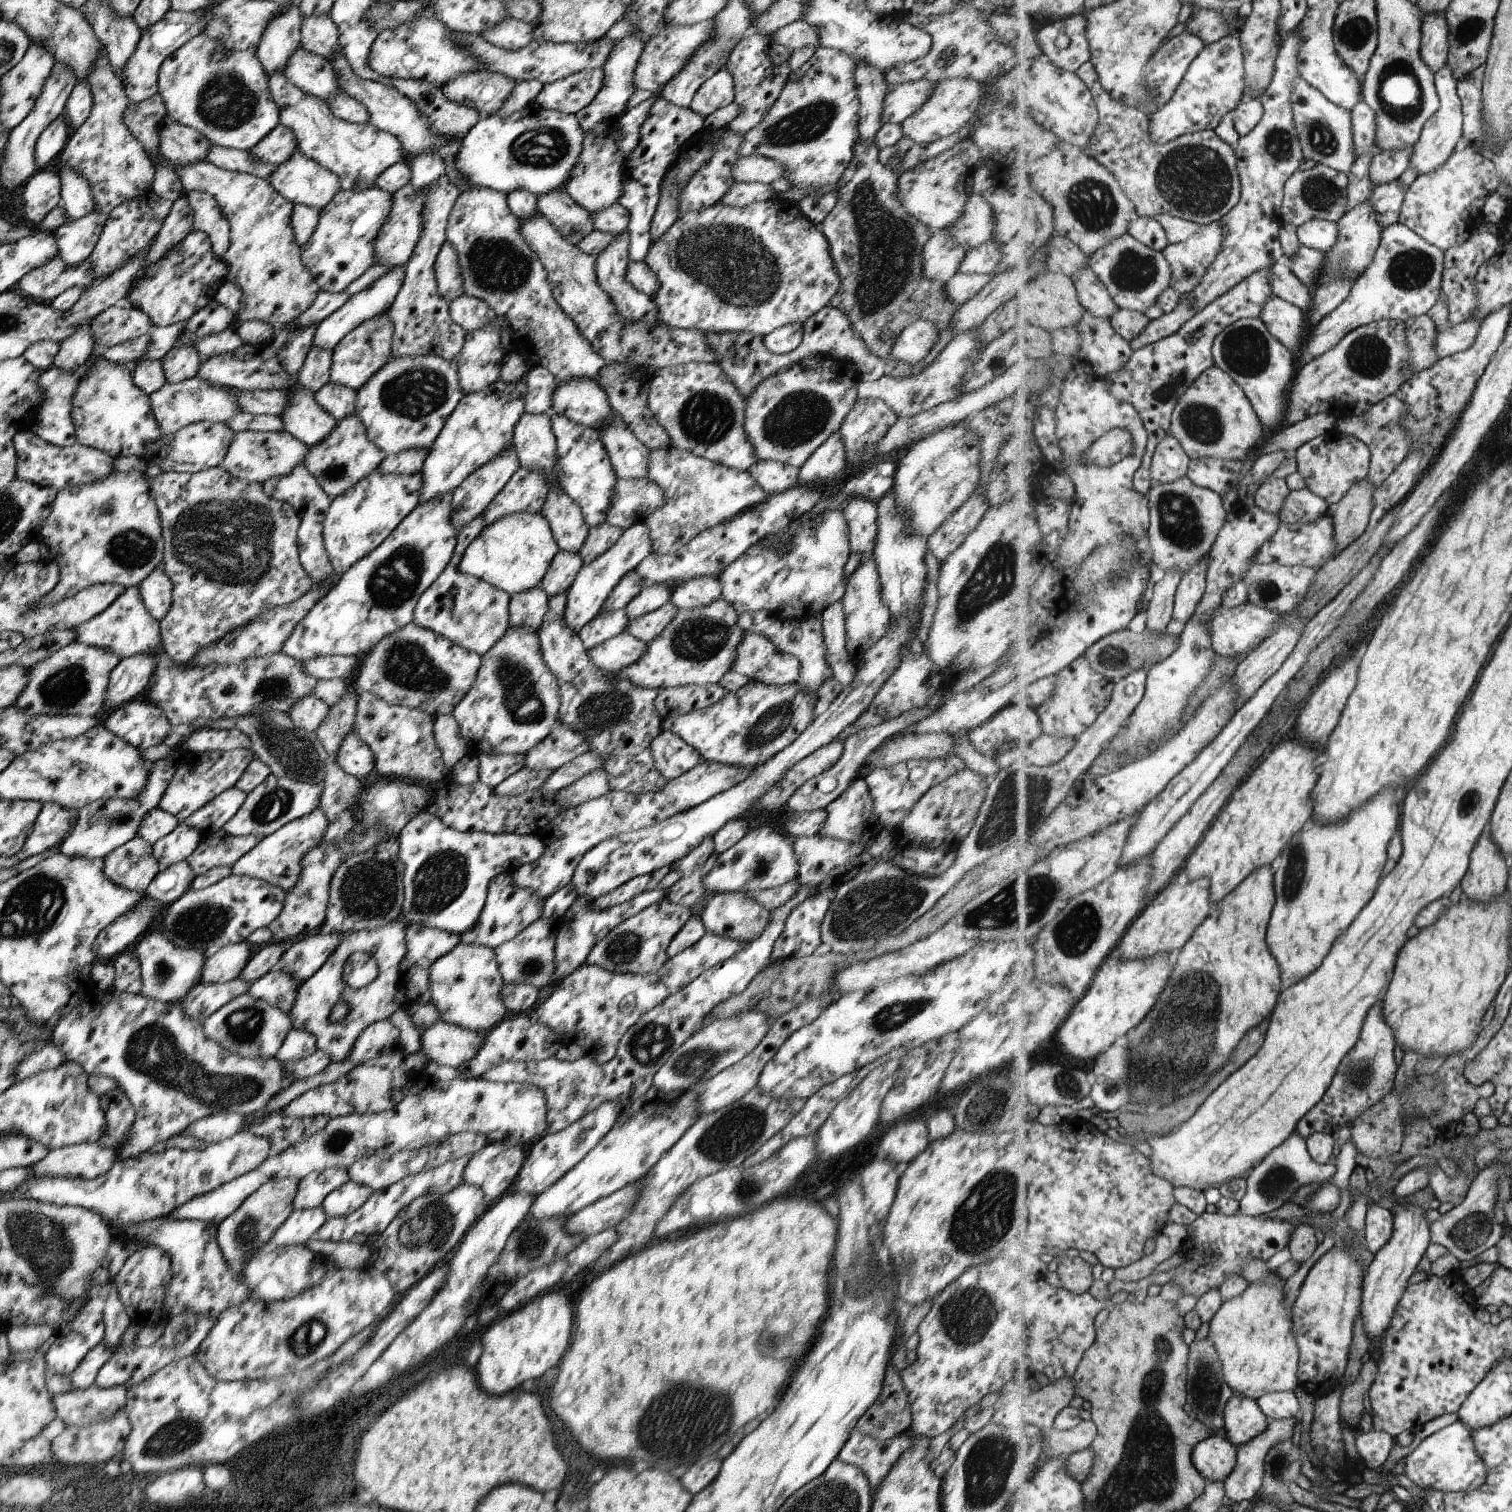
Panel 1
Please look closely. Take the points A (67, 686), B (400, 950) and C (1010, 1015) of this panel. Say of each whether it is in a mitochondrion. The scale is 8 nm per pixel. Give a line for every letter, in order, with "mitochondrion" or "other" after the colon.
A: mitochondrion
B: other
C: other

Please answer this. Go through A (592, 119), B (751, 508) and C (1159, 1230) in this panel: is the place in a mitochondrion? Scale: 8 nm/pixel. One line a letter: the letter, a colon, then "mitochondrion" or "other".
A: other
B: other
C: other

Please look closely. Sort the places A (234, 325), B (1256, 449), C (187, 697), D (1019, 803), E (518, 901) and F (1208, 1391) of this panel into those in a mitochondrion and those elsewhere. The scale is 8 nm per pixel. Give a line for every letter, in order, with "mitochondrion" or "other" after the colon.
A: other
B: other
C: other
D: mitochondrion
E: other
F: mitochondrion

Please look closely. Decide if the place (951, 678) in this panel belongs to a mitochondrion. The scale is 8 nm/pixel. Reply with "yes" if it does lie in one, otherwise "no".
no

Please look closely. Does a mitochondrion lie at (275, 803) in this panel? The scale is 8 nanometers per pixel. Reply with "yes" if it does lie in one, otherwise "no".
yes

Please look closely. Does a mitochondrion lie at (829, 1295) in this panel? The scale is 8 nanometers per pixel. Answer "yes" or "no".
no

